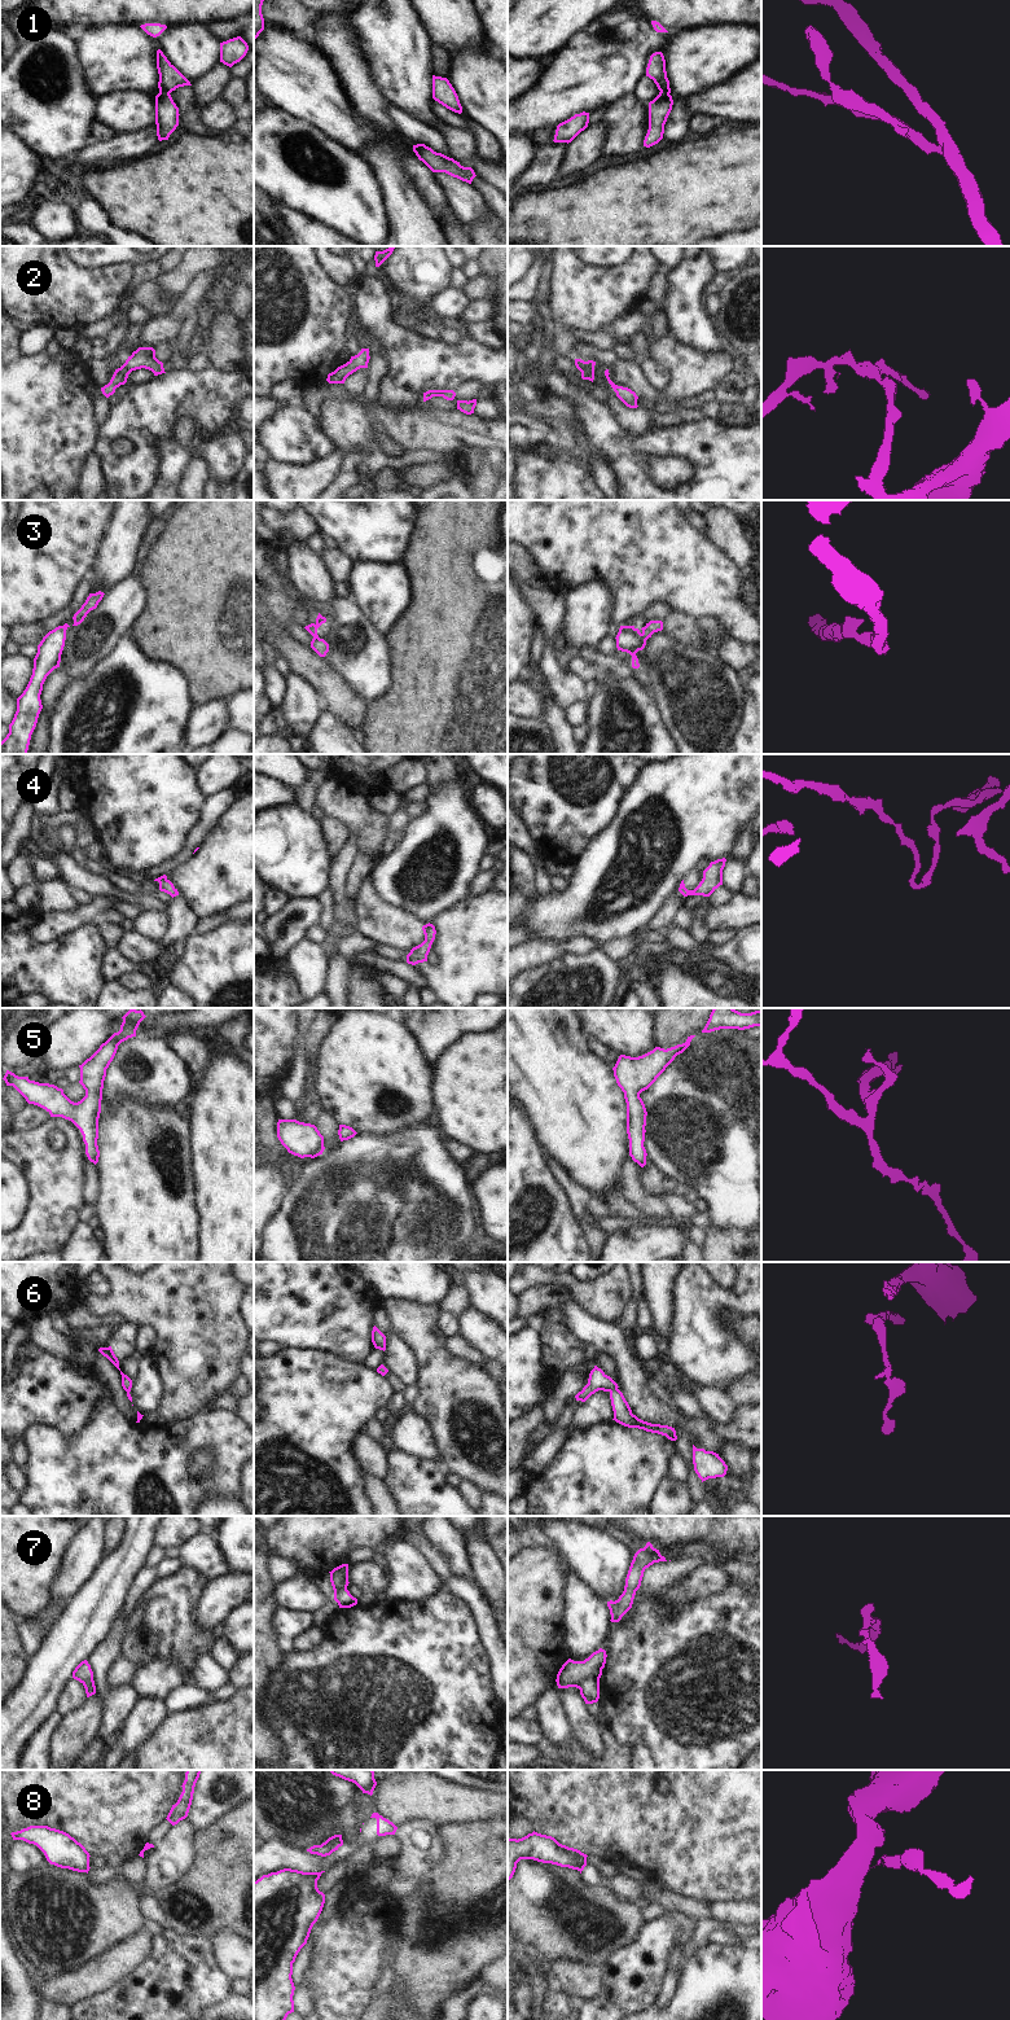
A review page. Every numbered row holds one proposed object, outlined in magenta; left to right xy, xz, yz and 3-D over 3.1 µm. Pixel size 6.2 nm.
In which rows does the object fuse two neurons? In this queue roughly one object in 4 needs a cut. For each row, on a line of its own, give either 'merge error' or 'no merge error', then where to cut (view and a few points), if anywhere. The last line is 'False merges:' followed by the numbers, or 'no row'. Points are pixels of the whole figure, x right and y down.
1: merge error; cut in xy along (159, 91), (168, 93)
2: no merge error; no cut
3: no merge error; no cut
4: no merge error; no cut
5: no merge error; no cut
6: no merge error; no cut
7: merge error; cut in yz along (598, 1677), (587, 1677), (578, 1687)
8: merge error; cut in yz along (584, 1865), (579, 1870)
False merges: 1, 7, 8

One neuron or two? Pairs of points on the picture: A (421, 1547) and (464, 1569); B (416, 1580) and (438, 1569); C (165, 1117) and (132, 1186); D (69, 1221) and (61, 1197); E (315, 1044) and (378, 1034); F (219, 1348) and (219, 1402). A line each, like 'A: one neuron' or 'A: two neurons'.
A: two neurons
B: two neurons
C: one neuron
D: one neuron
E: two neurons
F: two neurons

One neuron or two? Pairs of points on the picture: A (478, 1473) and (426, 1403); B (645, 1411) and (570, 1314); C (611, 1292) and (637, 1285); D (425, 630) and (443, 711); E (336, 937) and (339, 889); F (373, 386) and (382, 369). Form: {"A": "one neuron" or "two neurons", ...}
{"A": "one neuron", "B": "one neuron", "C": "two neurons", "D": "one neuron", "E": "two neurons", "F": "one neuron"}

